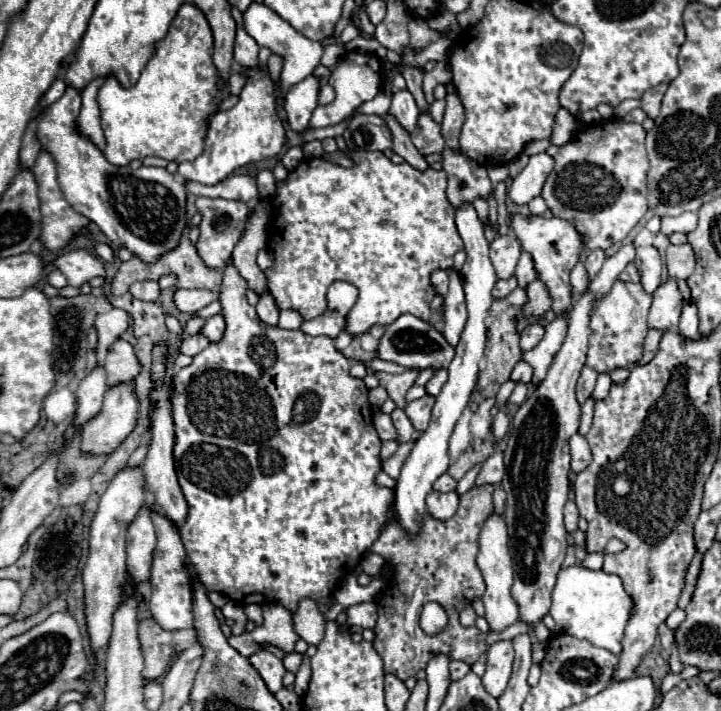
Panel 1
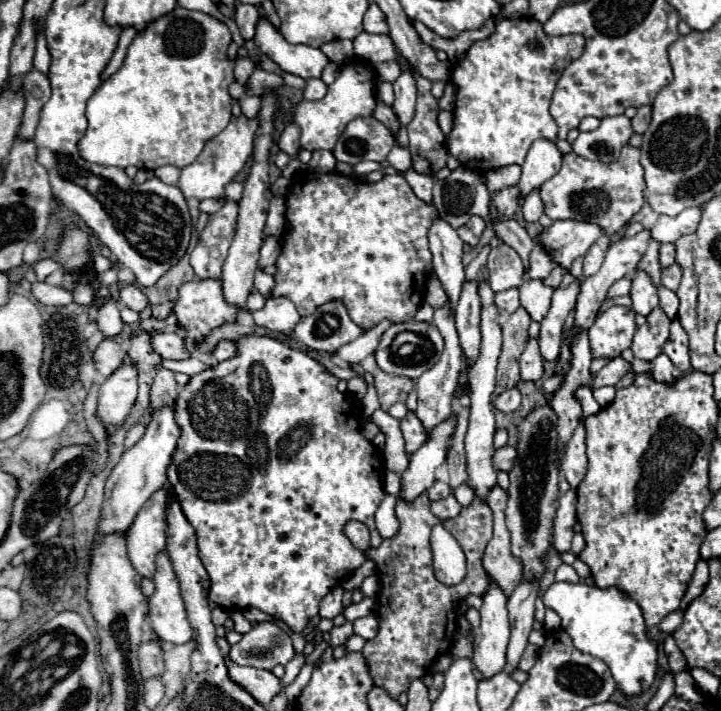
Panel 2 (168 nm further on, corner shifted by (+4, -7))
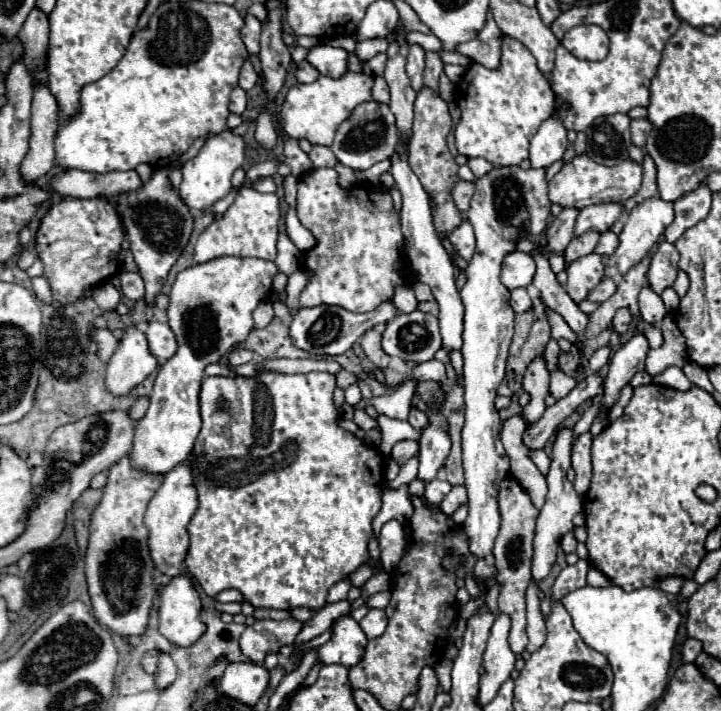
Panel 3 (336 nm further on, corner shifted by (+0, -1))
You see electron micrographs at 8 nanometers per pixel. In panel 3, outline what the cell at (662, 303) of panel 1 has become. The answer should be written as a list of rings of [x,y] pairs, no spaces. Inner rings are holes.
[[[635,334],[627,344],[623,344],[609,364],[609,374],[603,382],[603,398],[601,408],[609,412],[619,400],[621,388],[631,382],[631,378],[645,368],[645,356],[649,350],[649,342],[643,334]]]

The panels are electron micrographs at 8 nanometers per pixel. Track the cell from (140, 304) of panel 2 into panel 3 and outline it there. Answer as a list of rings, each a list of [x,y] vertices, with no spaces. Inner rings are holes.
[[[121,272],[119,282],[121,282],[121,292],[129,300],[141,300],[143,298],[145,290],[143,290],[143,278],[139,272]]]

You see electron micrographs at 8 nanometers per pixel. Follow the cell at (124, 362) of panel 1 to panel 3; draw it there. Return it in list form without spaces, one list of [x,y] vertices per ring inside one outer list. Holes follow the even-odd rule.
[[[93,328],[91,332],[91,340],[95,340],[97,344],[97,356],[103,362],[109,362],[109,358],[113,356],[113,350],[117,348],[117,338],[111,334],[111,330],[101,330],[101,328]]]

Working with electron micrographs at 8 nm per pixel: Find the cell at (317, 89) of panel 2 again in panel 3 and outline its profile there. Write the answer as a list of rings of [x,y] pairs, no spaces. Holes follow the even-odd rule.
[[[303,60],[299,66],[297,66],[297,72],[295,72],[297,80],[299,82],[315,82],[319,78],[319,70],[315,66],[311,66],[307,60]]]

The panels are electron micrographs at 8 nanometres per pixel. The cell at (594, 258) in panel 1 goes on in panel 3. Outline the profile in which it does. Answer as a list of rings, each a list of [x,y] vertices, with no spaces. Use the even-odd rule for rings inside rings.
[[[607,230],[605,234],[601,234],[601,240],[599,240],[599,244],[597,244],[595,252],[597,252],[597,254],[611,256],[611,254],[617,250],[617,246],[619,246],[619,236],[617,236],[617,234],[613,234],[611,230]]]

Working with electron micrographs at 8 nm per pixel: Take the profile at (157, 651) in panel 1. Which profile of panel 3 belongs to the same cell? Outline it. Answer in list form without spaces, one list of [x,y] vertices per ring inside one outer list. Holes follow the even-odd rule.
[[[149,650],[145,652],[143,660],[141,660],[141,668],[147,672],[147,674],[155,674],[157,670],[157,658],[159,658],[159,650]]]

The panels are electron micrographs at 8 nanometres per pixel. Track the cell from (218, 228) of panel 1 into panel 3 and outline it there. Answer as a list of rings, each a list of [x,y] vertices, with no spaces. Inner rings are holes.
[[[241,188],[233,206],[217,218],[195,244],[195,262],[209,262],[219,256],[257,256],[265,260],[275,260],[277,238],[279,238],[281,206],[277,194],[261,194],[251,188]]]

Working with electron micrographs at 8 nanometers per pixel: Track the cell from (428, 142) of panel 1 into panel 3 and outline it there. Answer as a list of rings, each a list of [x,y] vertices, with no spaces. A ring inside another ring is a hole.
[[[421,88],[415,100],[415,120],[413,120],[413,136],[409,142],[409,166],[423,184],[433,212],[433,226],[439,238],[447,238],[455,228],[461,226],[463,214],[457,210],[451,190],[459,182],[457,162],[447,148],[447,134],[451,132],[451,116],[443,98],[433,94],[429,88]]]

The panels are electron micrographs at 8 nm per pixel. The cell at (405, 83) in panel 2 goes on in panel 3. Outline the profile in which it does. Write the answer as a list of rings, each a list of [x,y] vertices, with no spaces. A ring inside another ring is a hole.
[[[413,44],[409,48],[409,58],[407,58],[407,74],[413,82],[413,90],[423,88],[423,68],[425,68],[425,50],[419,44]]]

